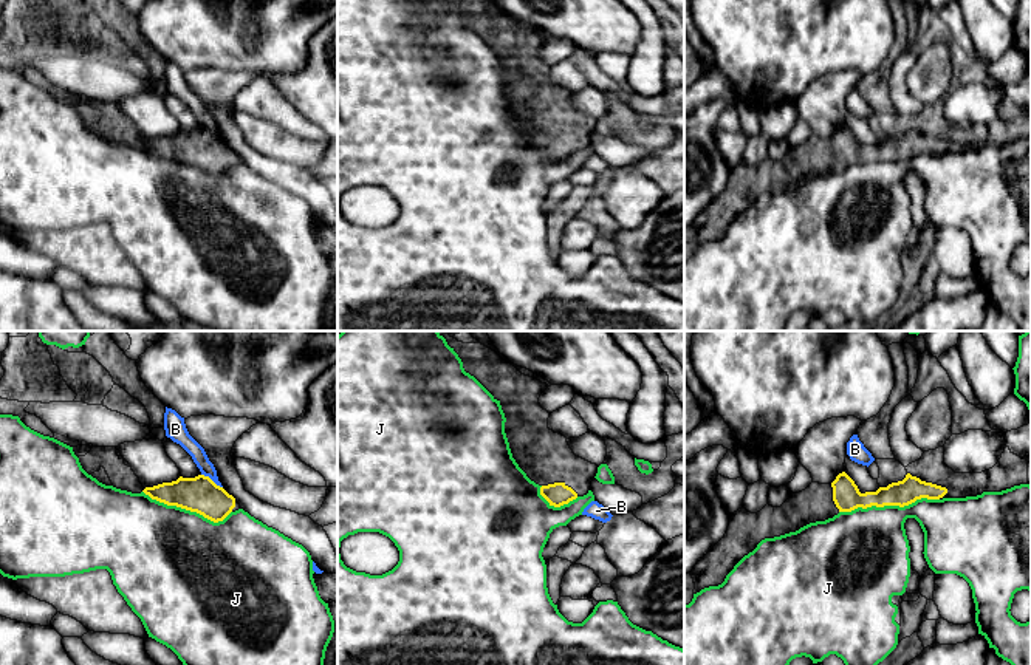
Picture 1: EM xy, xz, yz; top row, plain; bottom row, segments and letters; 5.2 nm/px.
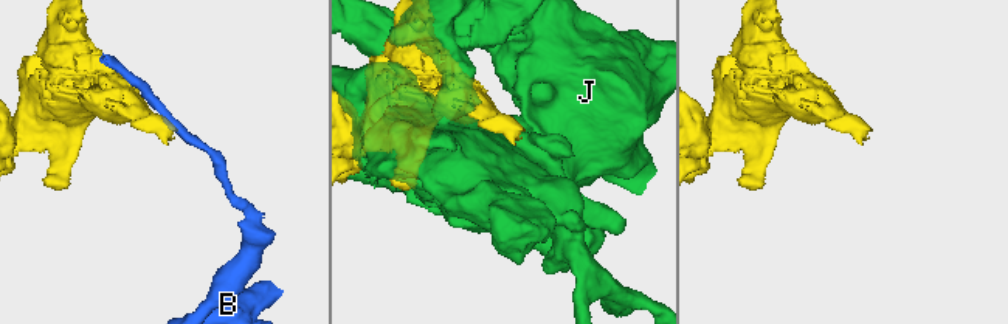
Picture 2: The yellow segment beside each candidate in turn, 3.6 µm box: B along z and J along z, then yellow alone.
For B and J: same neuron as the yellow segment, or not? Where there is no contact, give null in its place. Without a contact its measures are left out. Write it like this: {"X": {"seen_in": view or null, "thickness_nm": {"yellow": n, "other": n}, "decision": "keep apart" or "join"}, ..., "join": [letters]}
{"B": {"seen_in": "xy", "thickness_nm": {"yellow": 190, "other": 80}, "decision": "keep apart"}, "J": {"seen_in": "yz", "thickness_nm": {"yellow": 140, "other": 420}, "decision": "keep apart"}, "join": []}

